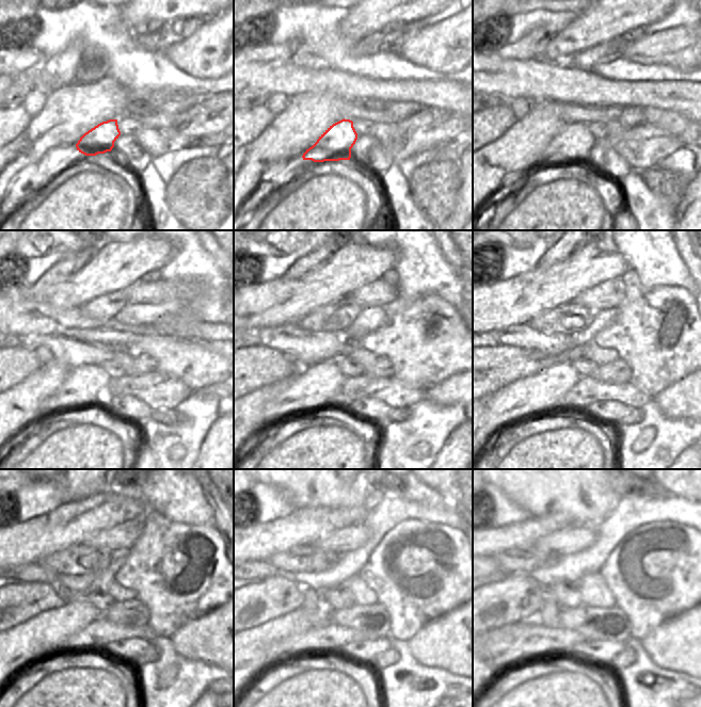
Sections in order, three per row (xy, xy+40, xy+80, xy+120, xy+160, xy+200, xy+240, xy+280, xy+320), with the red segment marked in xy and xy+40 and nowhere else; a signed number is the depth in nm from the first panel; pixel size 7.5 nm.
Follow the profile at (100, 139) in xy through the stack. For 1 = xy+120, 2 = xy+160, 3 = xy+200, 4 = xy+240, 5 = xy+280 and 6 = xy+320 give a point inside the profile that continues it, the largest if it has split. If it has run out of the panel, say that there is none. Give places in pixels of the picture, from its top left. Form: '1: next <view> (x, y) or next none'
1: next xy+120 (83, 385)
2: next xy+160 (309, 387)
3: next xy+200 (536, 394)
4: next xy+240 (49, 629)
5: next xy+280 (255, 643)
6: next xy+320 (494, 665)

